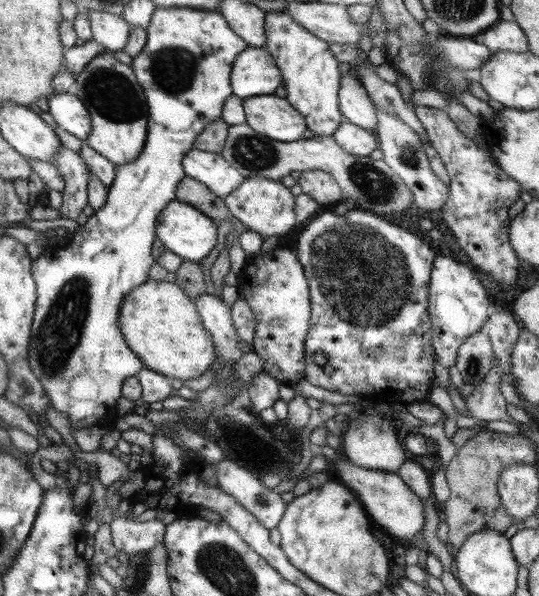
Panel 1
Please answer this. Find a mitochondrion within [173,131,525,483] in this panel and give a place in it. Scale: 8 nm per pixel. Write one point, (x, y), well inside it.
(360, 280)

